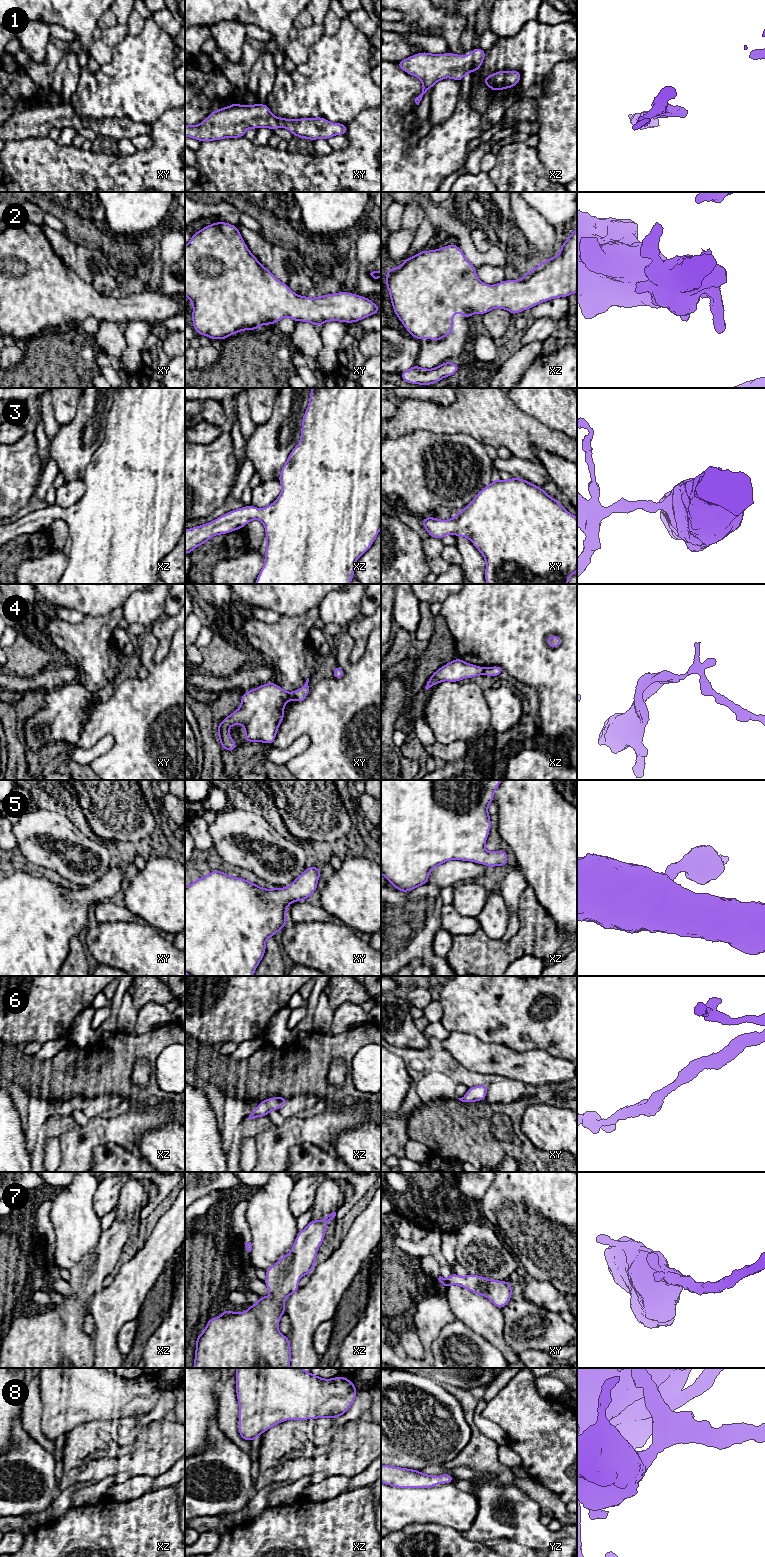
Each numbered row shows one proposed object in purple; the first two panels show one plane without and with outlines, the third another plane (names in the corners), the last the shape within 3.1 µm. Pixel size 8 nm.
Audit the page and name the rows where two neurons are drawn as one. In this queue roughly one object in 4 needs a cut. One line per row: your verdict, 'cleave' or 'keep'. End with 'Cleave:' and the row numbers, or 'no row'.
1: keep
2: keep
3: keep
4: cleave
5: keep
6: keep
7: keep
8: keep
Cleave: 4

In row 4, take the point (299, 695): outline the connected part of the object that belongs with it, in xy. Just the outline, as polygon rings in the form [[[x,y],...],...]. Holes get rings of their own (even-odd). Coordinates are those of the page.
[[[307,678],[305,684],[301,688],[296,691],[289,692],[289,700],[296,702],[302,702],[303,700],[305,700],[309,693],[308,682],[309,678]]]

